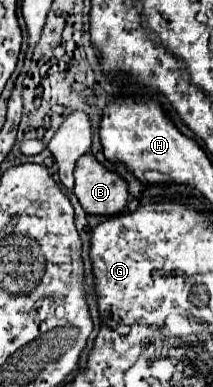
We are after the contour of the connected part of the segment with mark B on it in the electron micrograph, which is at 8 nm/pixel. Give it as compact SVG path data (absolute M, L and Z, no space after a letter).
M84 154L74 170L74 194L88 214L116 216L128 204L126 182L106 170L92 154Z

